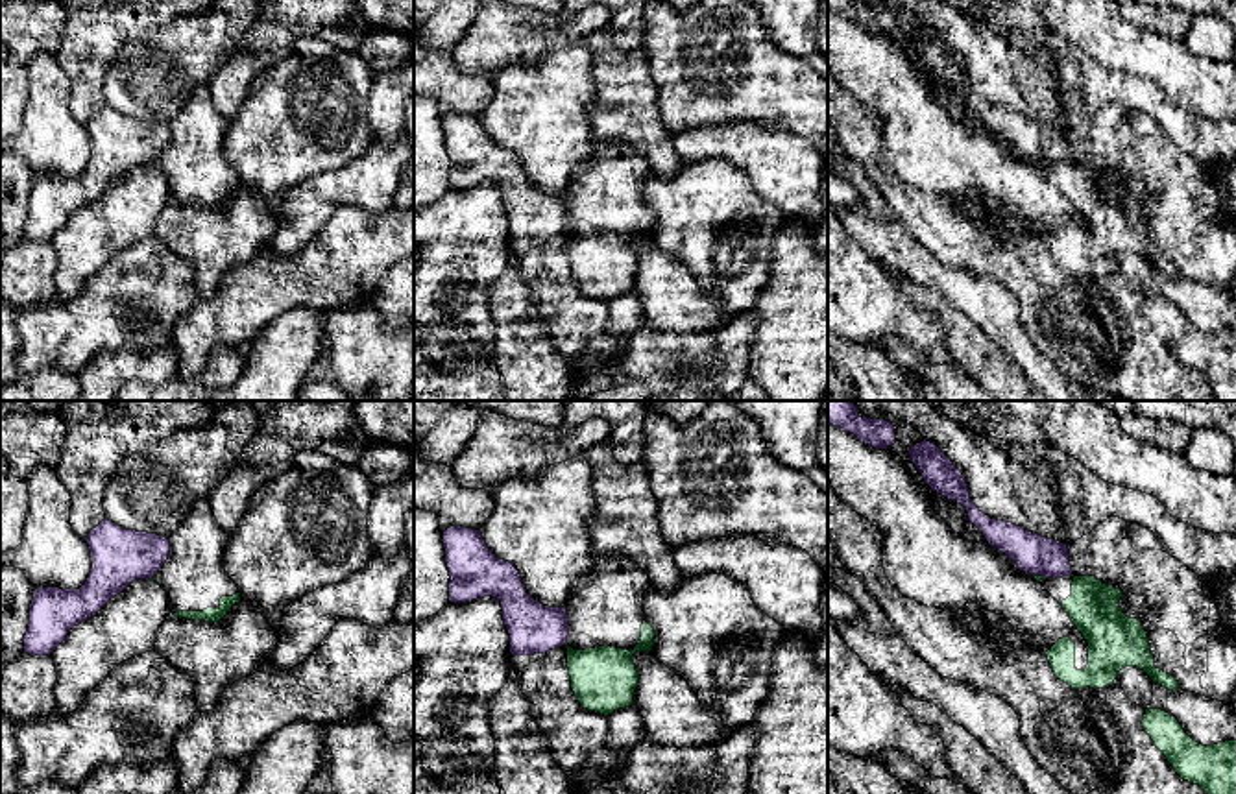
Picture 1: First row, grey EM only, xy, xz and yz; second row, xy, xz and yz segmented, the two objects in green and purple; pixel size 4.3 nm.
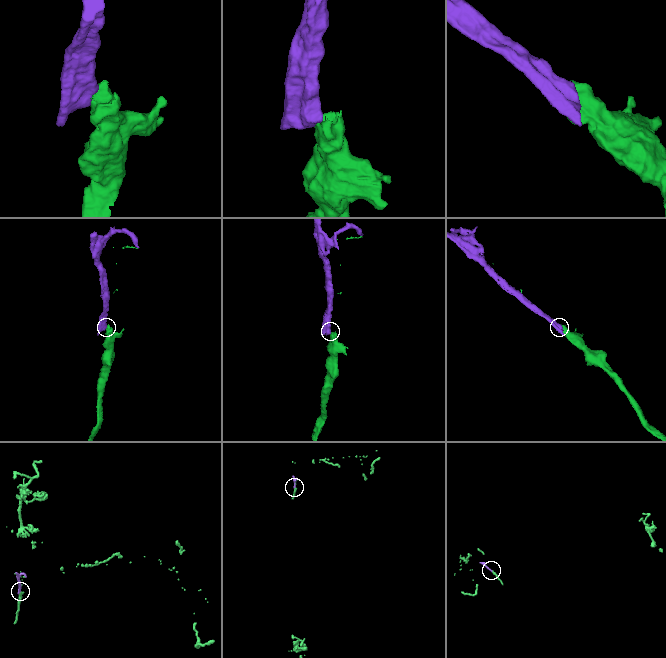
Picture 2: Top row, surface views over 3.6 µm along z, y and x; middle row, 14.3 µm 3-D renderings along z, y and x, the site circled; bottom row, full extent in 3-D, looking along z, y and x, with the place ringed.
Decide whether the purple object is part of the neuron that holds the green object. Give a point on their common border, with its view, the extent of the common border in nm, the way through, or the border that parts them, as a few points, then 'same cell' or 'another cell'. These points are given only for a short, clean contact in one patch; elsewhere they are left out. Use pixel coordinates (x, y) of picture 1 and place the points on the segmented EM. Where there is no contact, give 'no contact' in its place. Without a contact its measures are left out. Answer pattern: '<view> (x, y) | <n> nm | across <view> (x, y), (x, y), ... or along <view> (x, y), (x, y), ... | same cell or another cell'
xz (568, 613) | 60 nm | along xz (566, 608), (568, 619) | another cell

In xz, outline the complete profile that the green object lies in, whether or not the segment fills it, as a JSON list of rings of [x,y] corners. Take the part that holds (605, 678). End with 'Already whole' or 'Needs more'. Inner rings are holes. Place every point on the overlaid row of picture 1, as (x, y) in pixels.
[[[624,556],[595,561],[593,569],[578,580],[567,604],[567,668],[571,689],[580,705],[604,716],[634,705],[639,672],[632,661],[636,652],[652,652],[654,628],[643,611],[643,595],[650,589],[648,574]]]. Needs more

